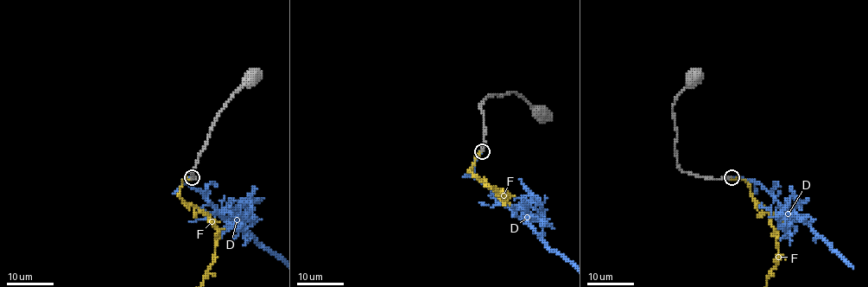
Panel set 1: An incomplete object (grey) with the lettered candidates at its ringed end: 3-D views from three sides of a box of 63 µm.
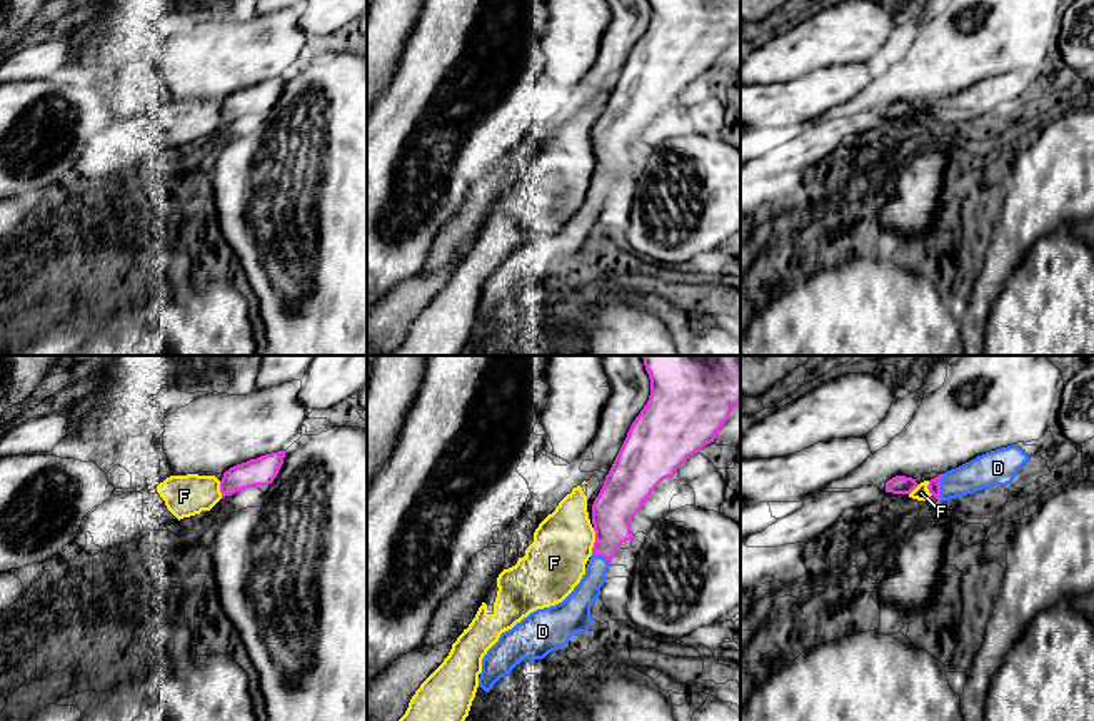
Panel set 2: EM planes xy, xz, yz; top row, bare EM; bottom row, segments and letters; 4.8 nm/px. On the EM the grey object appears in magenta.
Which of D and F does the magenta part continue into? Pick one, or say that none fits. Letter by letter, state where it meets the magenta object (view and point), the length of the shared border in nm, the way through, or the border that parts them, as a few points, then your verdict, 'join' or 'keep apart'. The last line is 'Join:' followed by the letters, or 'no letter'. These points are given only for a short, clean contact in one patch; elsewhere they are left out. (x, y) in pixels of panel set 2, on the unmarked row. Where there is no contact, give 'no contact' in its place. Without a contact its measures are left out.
D: yz (939, 114) | 130 nm | across yz (934, 110), (939, 114), (984, 97) | join
F: xz (596, 167) | 130 nm | along xz (594, 154), (591, 179) | keep apart
Join: D

